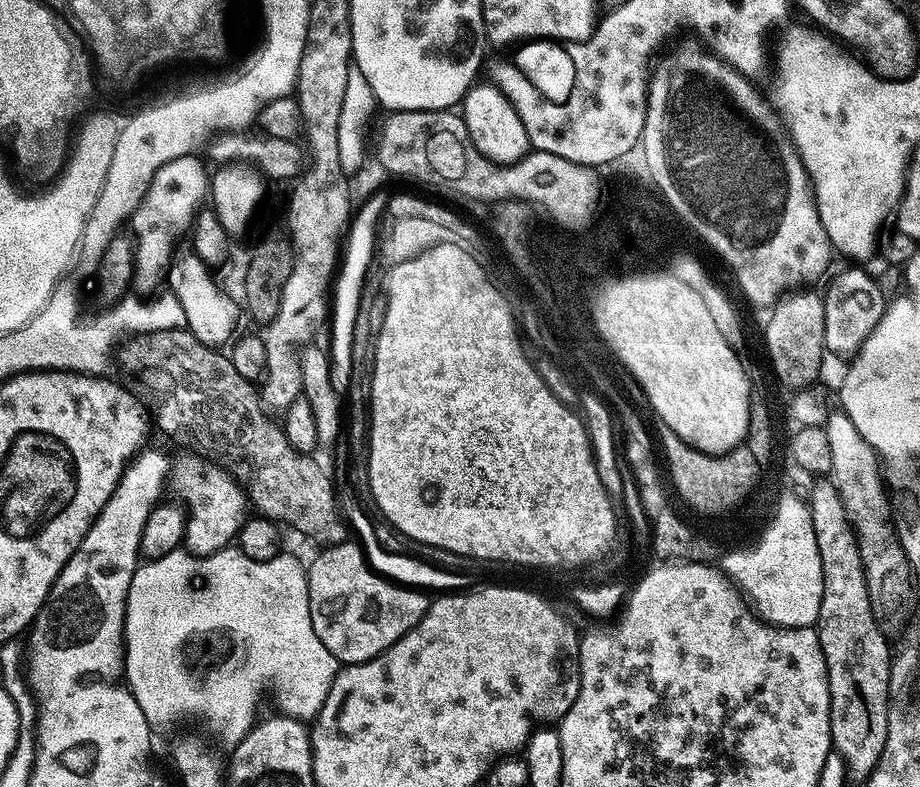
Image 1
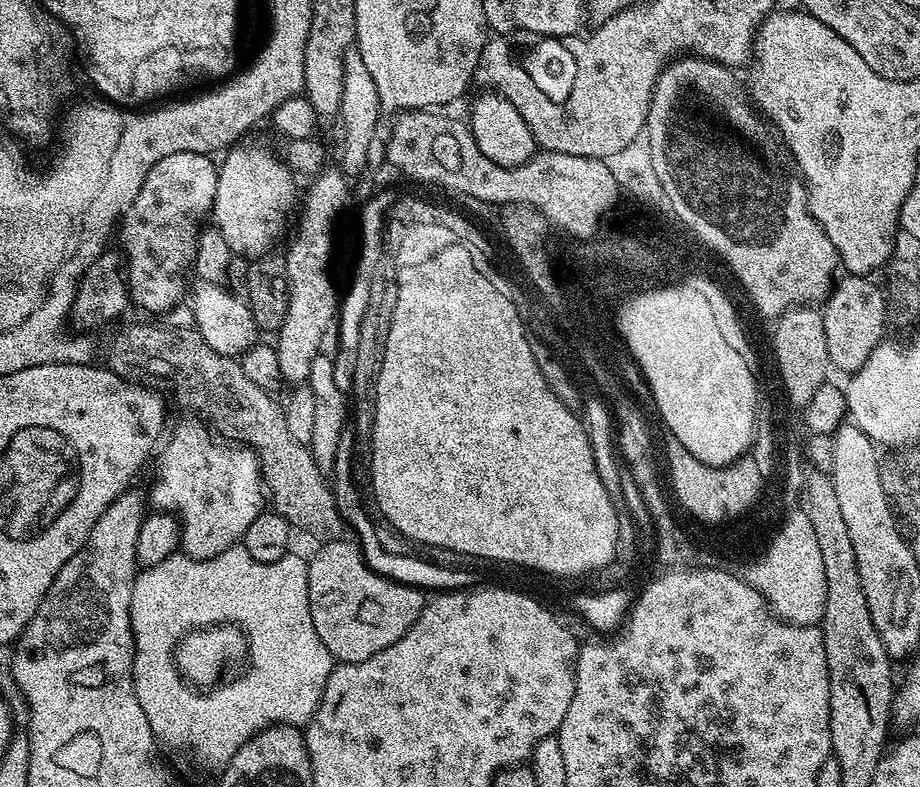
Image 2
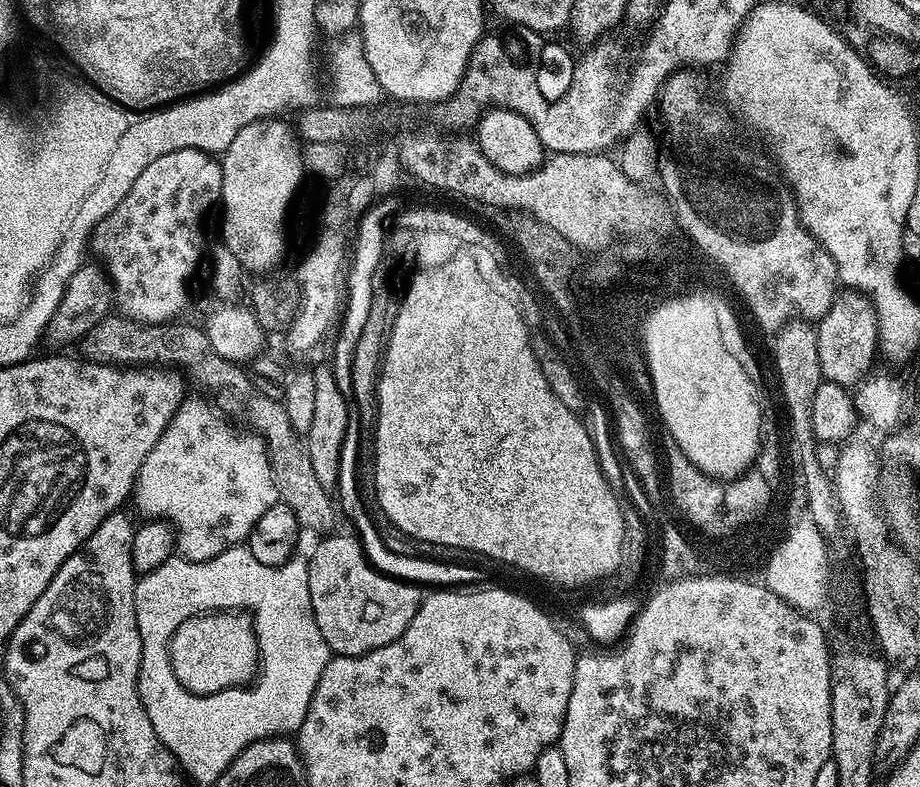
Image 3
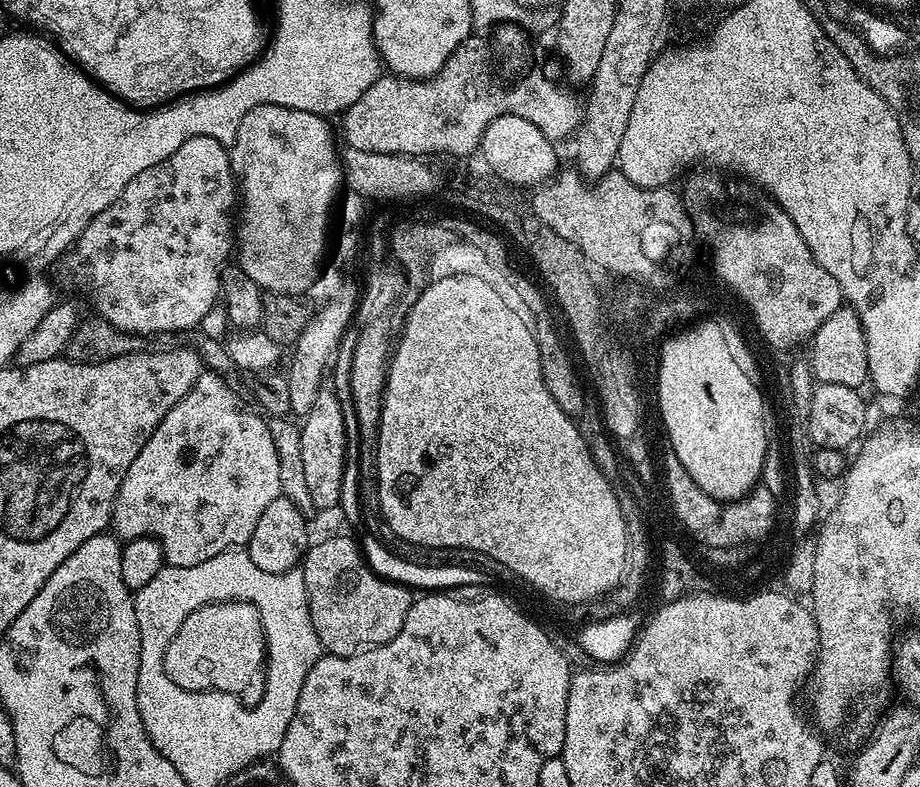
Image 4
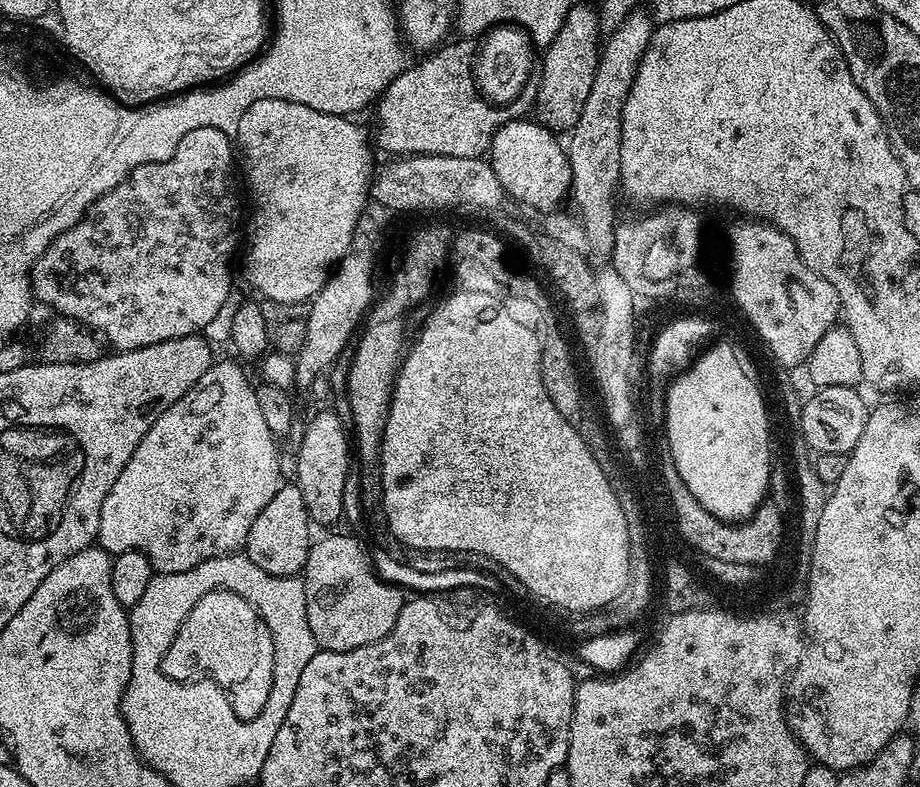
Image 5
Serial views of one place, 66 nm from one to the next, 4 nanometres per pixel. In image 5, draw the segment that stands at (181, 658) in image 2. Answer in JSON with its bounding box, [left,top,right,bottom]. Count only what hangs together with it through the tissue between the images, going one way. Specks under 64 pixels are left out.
[166,584,278,696]

